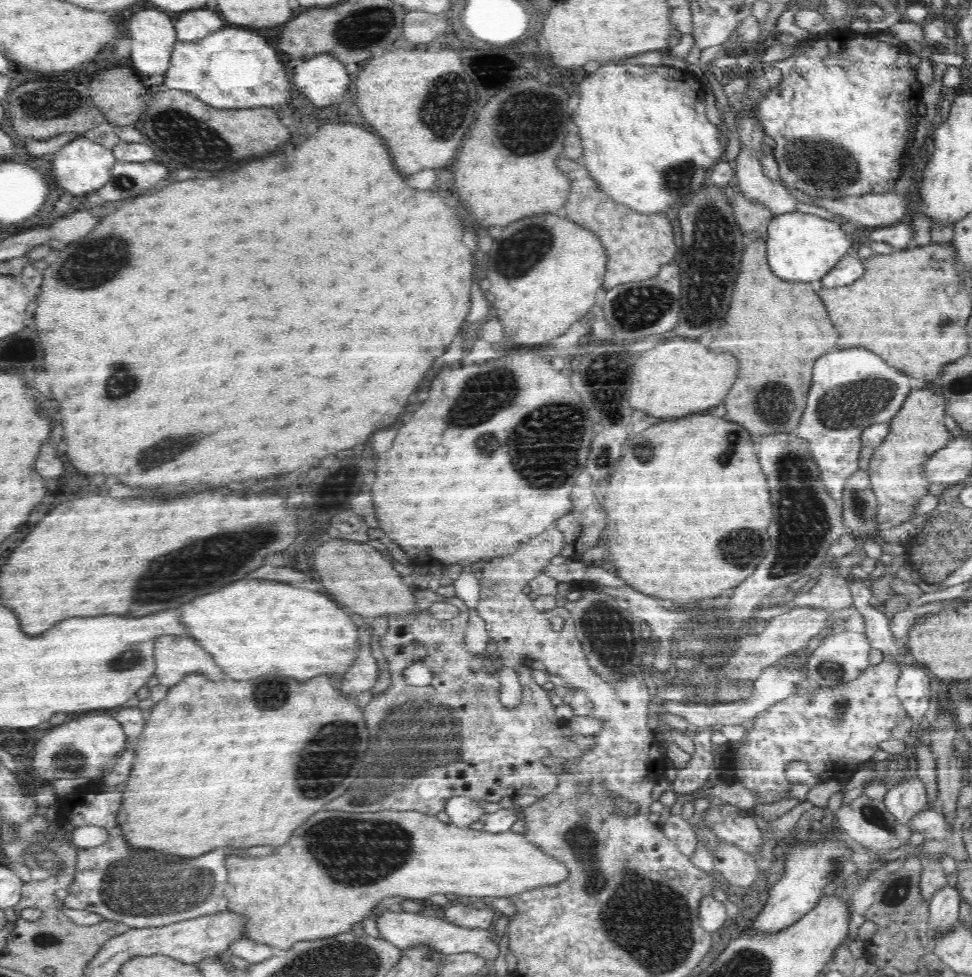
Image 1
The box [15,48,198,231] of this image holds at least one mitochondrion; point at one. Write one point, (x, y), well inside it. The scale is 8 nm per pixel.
(40, 103)

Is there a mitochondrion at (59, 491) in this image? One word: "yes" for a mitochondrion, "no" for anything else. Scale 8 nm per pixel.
no

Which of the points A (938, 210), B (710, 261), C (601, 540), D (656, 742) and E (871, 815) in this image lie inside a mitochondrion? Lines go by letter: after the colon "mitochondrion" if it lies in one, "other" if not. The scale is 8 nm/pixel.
A: other
B: mitochondrion
C: other
D: other
E: mitochondrion

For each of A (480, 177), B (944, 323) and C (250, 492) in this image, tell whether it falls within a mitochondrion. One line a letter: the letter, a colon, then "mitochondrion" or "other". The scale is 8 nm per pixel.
A: other
B: mitochondrion
C: other

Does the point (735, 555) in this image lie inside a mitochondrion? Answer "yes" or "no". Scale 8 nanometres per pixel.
yes

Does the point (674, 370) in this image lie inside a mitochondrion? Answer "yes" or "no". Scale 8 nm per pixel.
no

